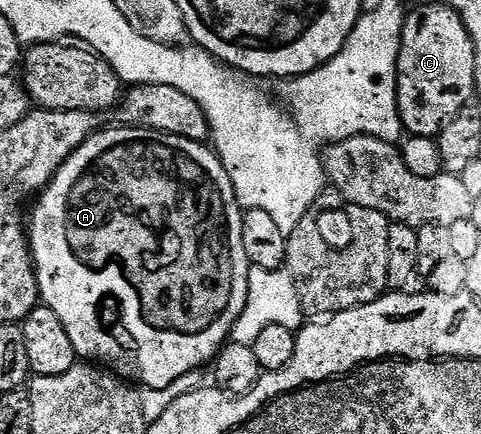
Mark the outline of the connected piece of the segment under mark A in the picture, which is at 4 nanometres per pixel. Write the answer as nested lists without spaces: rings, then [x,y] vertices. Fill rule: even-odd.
[[[101,128],[99,131],[93,133],[92,136],[86,139],[86,143],[82,143],[82,147],[78,147],[78,151],[74,151],[74,155],[70,155],[70,159],[66,159],[66,163],[62,163],[60,170],[52,176],[51,183],[39,194],[38,200],[40,202],[33,207],[32,217],[30,213],[30,216],[27,218],[28,243],[32,251],[32,263],[36,267],[36,282],[40,288],[40,301],[43,302],[47,309],[54,311],[54,315],[58,315],[58,319],[62,319],[62,327],[66,327],[66,335],[70,335],[70,343],[74,343],[74,351],[77,358],[83,359],[88,363],[95,363],[97,366],[111,371],[115,376],[123,379],[125,382],[135,383],[137,386],[145,389],[170,387],[170,383],[174,383],[174,379],[182,379],[182,375],[203,370],[203,365],[207,361],[209,364],[215,358],[225,342],[229,340],[234,323],[240,318],[242,311],[246,307],[246,299],[248,298],[248,271],[250,266],[246,259],[246,251],[242,247],[242,223],[244,222],[242,210],[239,203],[236,202],[234,187],[230,183],[230,175],[224,170],[224,165],[221,163],[220,158],[216,156],[215,152],[207,144],[199,141],[191,141],[190,139],[182,139],[178,135],[159,133],[153,129],[111,128]]]

